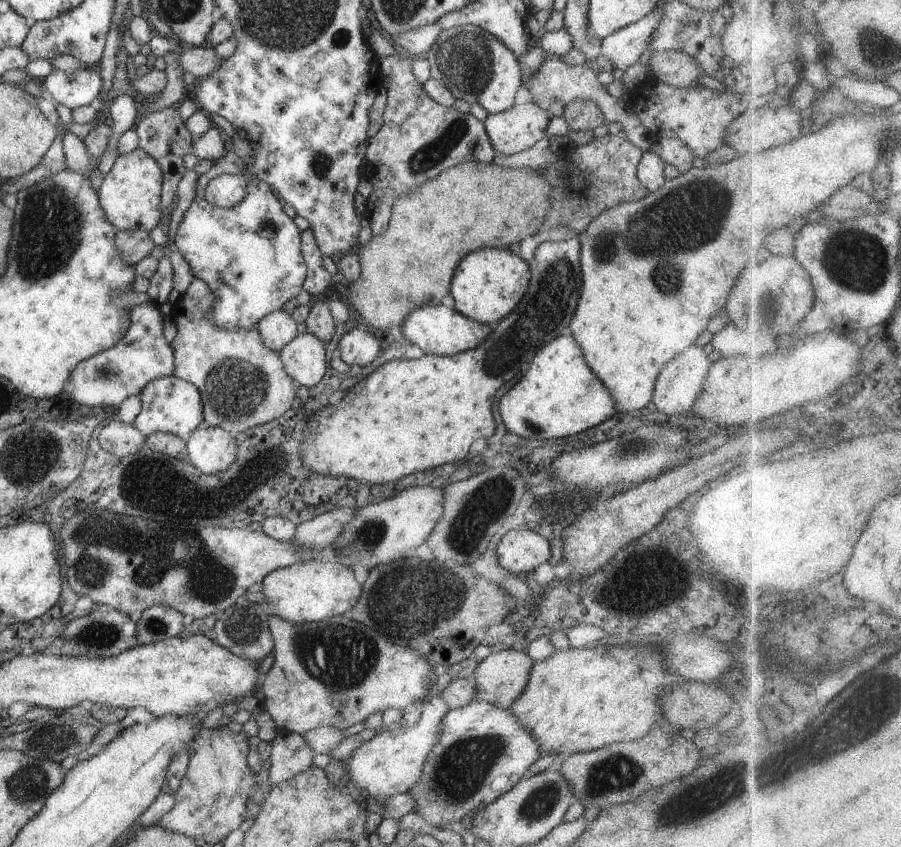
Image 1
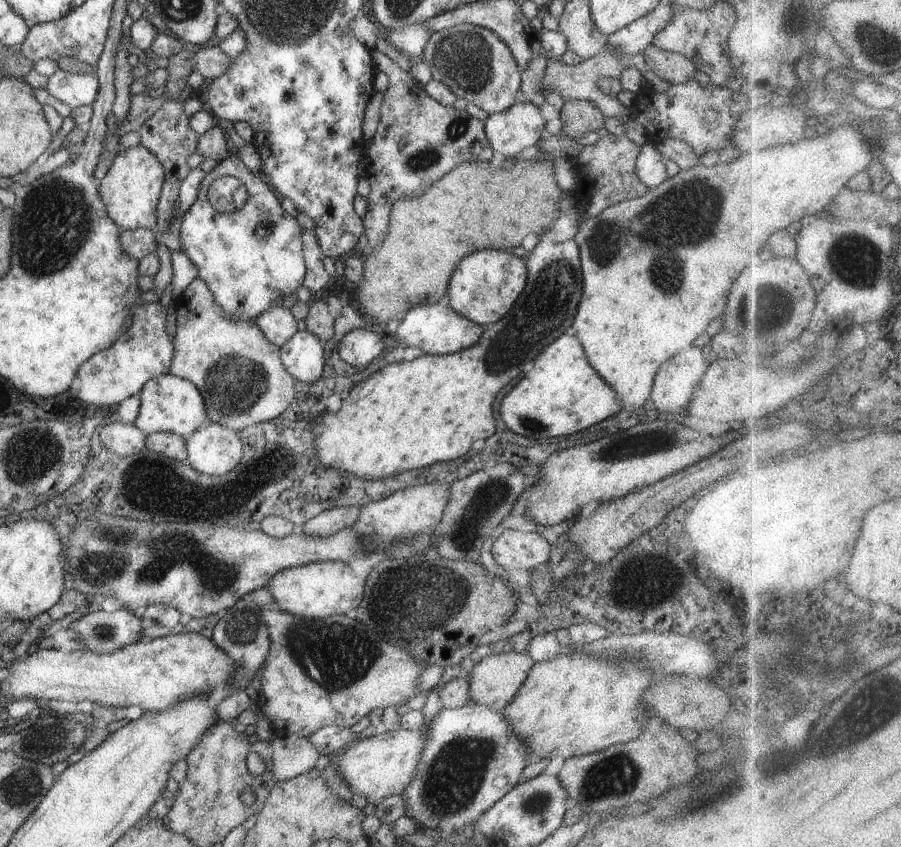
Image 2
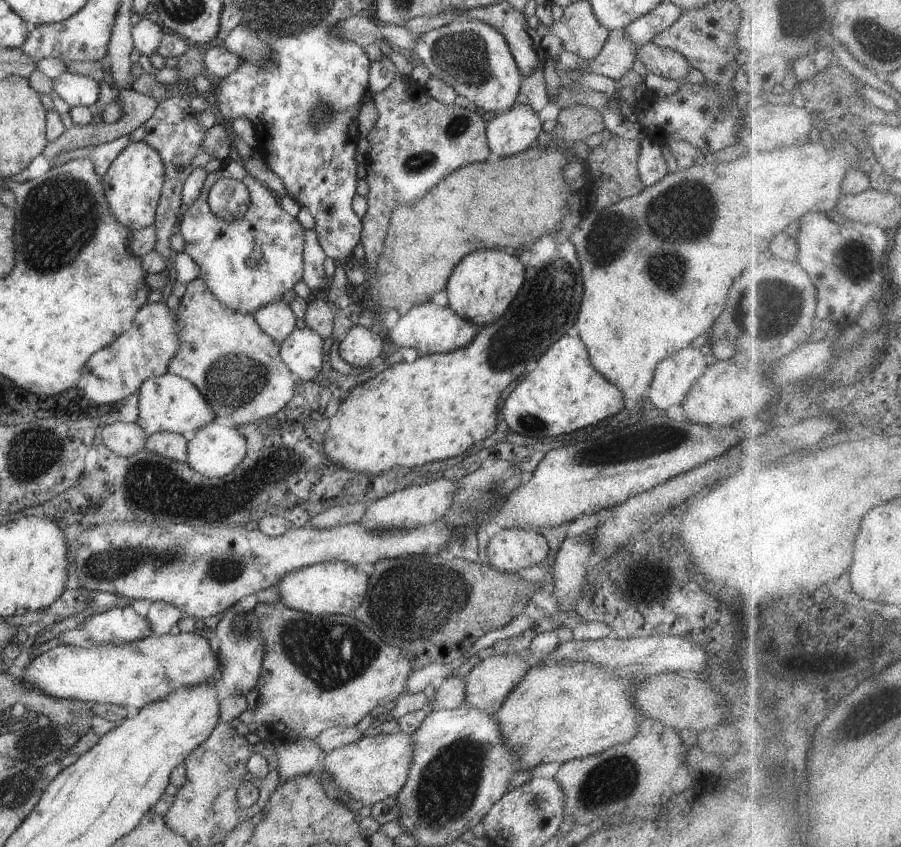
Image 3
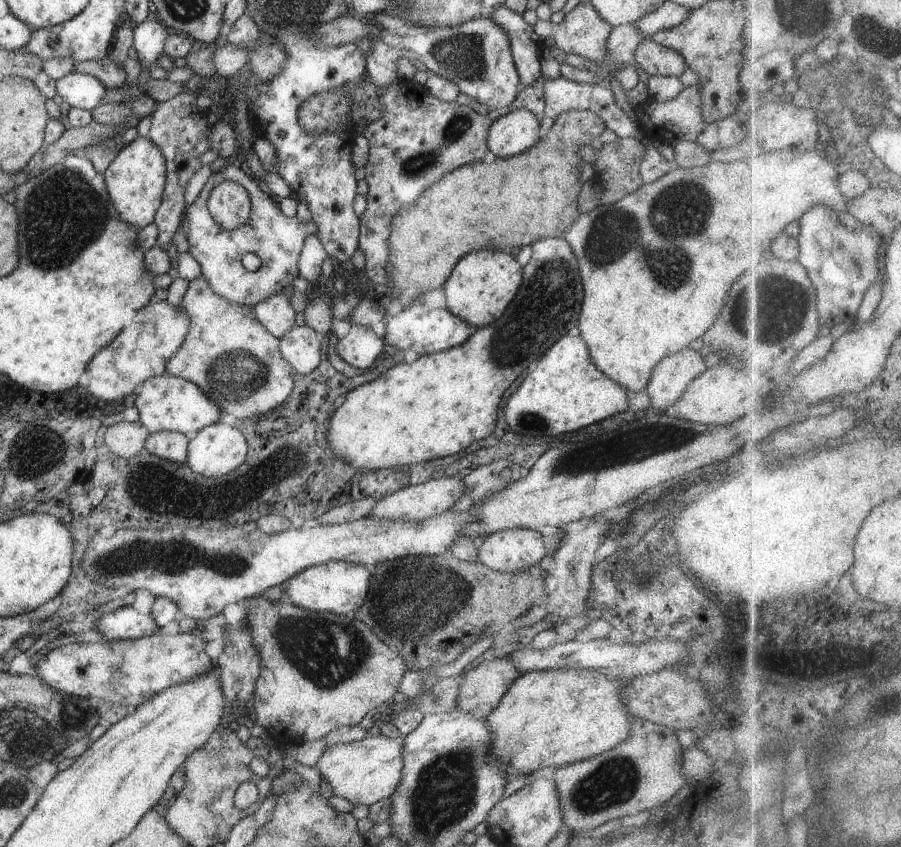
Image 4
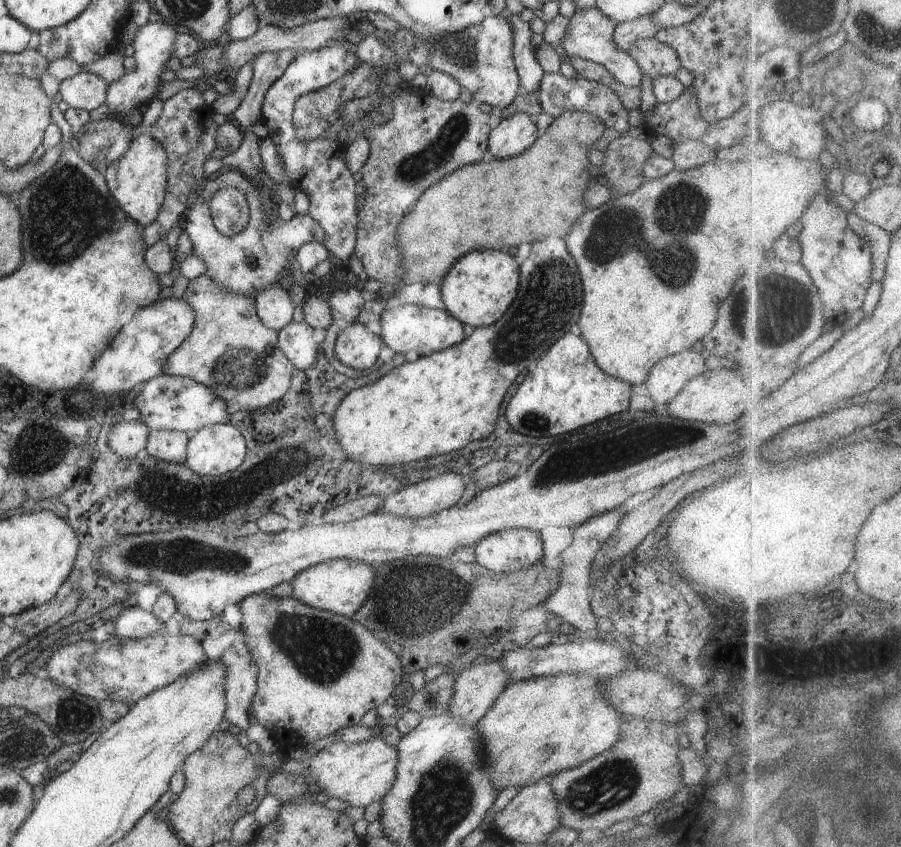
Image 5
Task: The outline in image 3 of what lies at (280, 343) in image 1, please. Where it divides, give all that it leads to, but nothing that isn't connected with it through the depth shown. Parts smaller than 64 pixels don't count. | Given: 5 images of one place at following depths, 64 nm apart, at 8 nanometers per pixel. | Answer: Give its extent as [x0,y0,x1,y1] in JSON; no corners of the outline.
[253,299,297,344]

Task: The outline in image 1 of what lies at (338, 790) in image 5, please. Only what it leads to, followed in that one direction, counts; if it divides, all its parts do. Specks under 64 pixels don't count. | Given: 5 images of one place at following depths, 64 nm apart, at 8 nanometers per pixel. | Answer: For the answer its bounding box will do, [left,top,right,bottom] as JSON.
[344,696,450,798]

